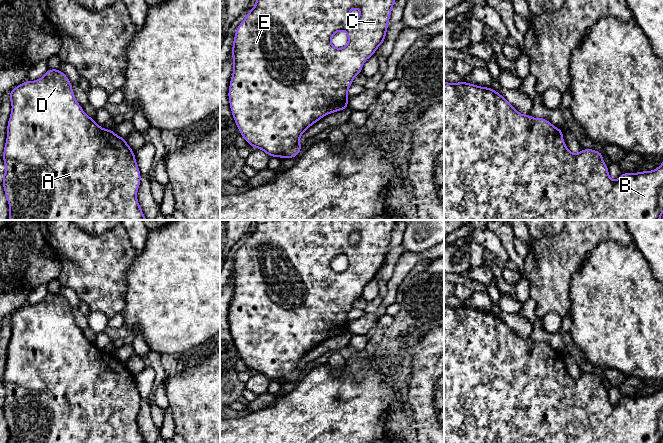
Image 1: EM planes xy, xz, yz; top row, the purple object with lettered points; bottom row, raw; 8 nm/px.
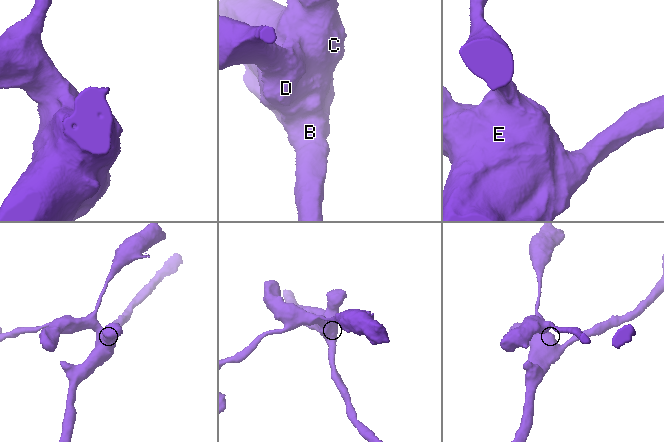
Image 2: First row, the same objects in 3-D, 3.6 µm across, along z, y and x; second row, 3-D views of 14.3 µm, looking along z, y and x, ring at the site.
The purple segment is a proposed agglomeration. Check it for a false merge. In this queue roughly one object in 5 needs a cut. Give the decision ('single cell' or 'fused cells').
single cell

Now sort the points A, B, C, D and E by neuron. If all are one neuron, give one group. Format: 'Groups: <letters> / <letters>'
Groups: A B C D E

